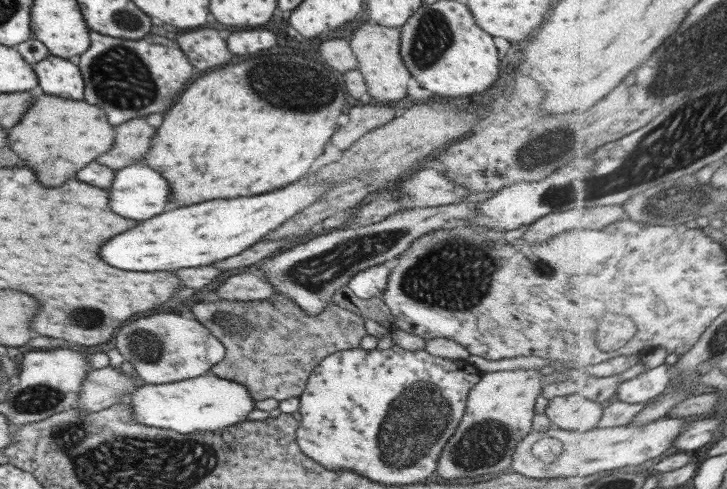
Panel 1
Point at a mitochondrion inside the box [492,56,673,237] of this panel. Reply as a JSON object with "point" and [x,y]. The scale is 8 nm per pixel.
{"point":[549,147]}

